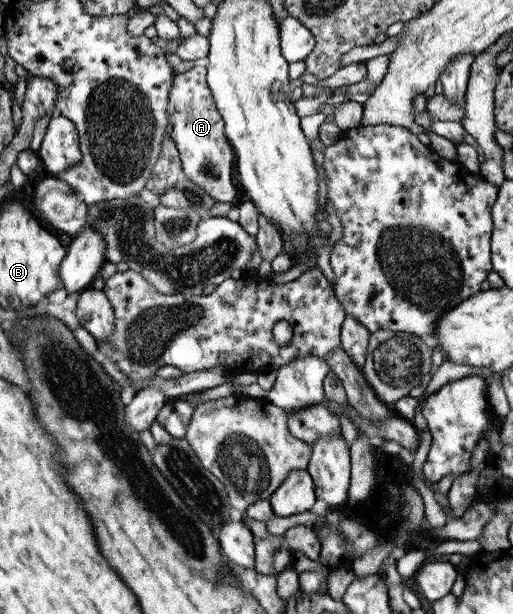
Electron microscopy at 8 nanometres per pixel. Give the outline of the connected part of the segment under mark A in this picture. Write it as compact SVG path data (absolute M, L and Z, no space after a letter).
M194 67L176 74L167 110L171 112L173 125L170 137L178 147L186 178L202 187L213 200L233 203L241 195L241 190L234 183L236 156L226 138L224 120L207 82L207 68Z

